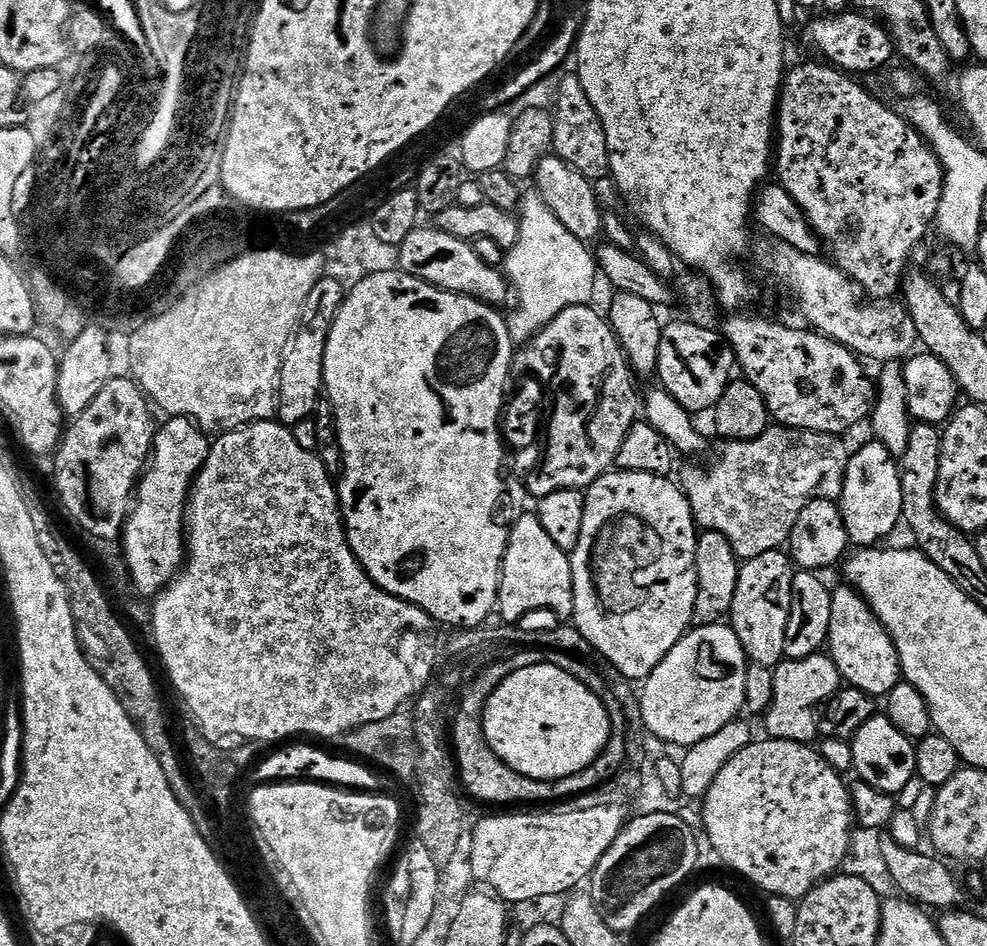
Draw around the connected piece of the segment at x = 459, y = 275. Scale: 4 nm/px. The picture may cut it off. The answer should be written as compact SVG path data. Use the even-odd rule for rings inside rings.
M417 226L410 234L406 234L406 242L398 245L400 249L399 271L410 274L414 278L424 280L428 284L439 285L446 292L459 292L461 296L472 296L476 300L482 300L485 304L501 306L500 304L509 303L510 285L499 267L491 268L478 253L472 252L468 256L465 264L452 264L448 268L448 260L440 256L440 240L445 239L444 231L435 226Z

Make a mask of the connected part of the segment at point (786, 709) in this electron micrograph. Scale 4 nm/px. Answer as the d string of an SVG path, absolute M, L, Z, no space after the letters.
M817 654L801 660L785 659L777 664L774 669L774 702L762 720L768 727L767 735L774 740L789 740L811 745L818 736L816 731L818 709L840 687L842 677L831 655Z

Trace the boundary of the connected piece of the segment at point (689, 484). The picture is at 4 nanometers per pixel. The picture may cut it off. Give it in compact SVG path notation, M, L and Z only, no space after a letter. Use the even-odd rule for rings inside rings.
M769 426L753 440L727 441L720 457L709 468L692 468L682 479L692 516L703 531L725 536L730 546L734 546L734 554L741 562L783 549L794 530L794 522L798 522L798 514L806 510L811 500L839 501L850 455L850 448L840 440L843 439L831 432Z

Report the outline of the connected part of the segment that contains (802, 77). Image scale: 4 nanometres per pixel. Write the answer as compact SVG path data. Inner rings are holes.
M827 63L800 64L796 69L789 71L784 78L784 86L780 89L780 102L776 113L776 127L774 129L775 139L778 141L778 151L774 156L774 172L778 175L778 182L798 202L798 206L806 214L806 218L812 224L816 235L820 237L823 247L828 248L832 255L831 263L840 268L853 282L861 293L873 296L876 300L888 300L892 295L901 291L904 277L909 271L908 259L912 251L924 240L928 227L933 227L936 211L942 198L944 189L944 165L940 163L932 145L920 137L920 131L912 127L903 115L900 116L892 108L887 108L876 96L871 96L862 85L859 79L853 78L849 73L840 71L839 68Z

